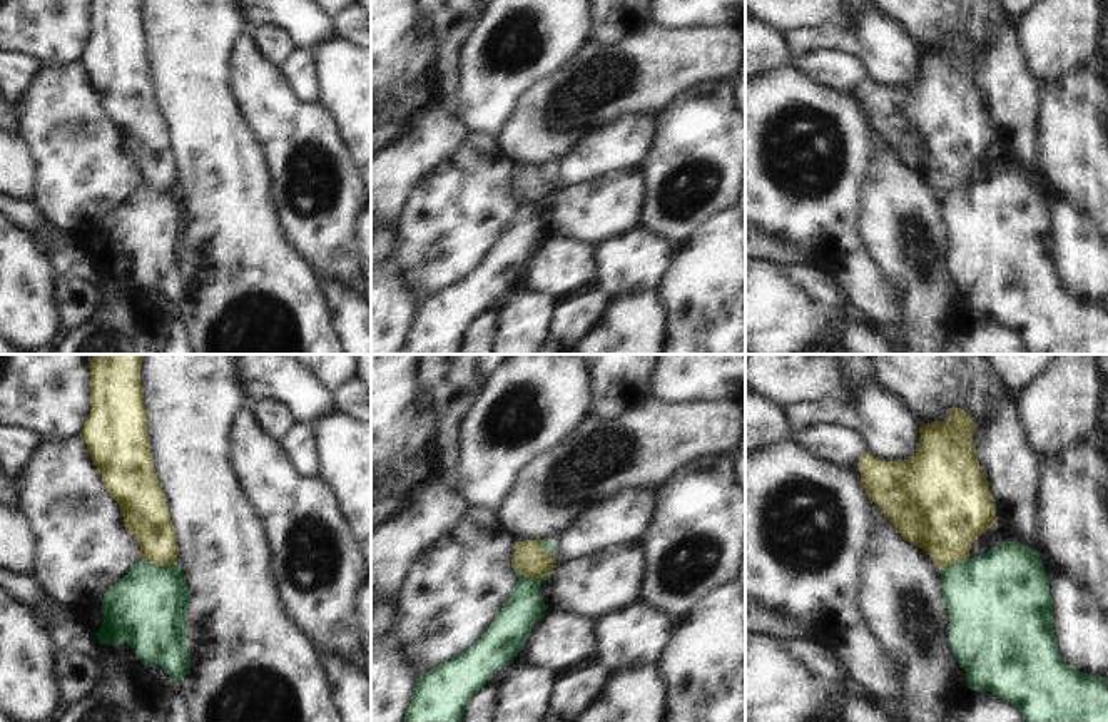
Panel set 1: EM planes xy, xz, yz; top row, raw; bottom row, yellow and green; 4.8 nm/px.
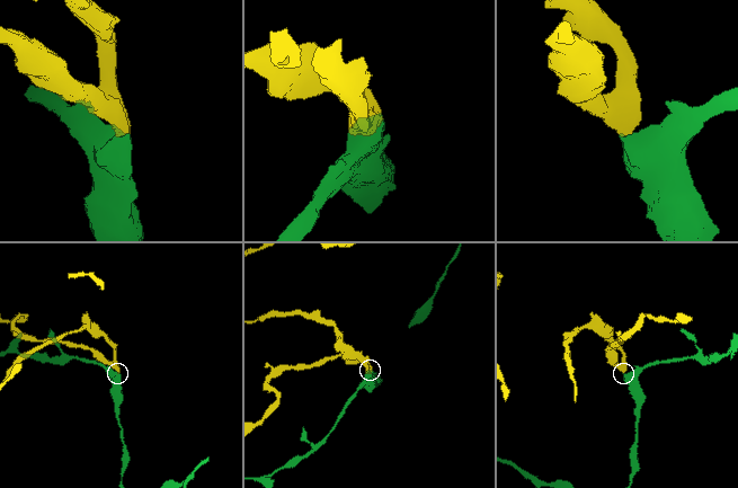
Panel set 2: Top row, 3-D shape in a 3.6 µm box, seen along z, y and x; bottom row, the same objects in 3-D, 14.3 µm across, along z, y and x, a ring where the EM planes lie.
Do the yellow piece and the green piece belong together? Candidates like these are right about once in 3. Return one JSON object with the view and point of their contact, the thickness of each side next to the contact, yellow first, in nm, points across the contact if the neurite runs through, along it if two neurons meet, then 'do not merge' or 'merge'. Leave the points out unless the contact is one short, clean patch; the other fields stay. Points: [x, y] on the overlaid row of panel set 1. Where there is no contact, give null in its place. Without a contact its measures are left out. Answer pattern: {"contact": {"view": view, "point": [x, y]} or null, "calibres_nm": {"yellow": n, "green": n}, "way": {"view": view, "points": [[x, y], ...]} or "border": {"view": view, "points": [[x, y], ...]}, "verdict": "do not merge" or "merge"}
{"contact": {"view": "xz", "point": [530, 577]}, "calibres_nm": {"yellow": 150, "green": 180}, "border": {"view": "xz", "points": [[513, 567], [528, 577], [545, 577], [550, 572]]}, "verdict": "do not merge"}

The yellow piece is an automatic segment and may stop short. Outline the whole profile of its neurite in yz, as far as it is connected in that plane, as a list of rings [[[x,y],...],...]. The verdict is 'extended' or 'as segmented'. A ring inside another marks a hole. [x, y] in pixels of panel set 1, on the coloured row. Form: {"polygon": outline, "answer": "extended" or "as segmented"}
{"polygon": [[[953,408],[948,419],[931,421],[921,426],[919,433],[917,450],[909,460],[882,461],[864,453],[859,458],[861,483],[866,488],[867,498],[882,510],[884,516],[899,530],[901,536],[928,552],[933,563],[941,570],[969,558],[971,545],[998,520],[996,503],[976,458],[976,445],[973,443],[976,425],[968,411]]], "answer": "as segmented"}

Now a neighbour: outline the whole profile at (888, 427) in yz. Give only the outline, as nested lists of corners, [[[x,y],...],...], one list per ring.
[[[877,379],[857,384],[847,401],[856,413],[854,430],[862,435],[867,453],[882,460],[909,460],[921,438],[911,409]]]

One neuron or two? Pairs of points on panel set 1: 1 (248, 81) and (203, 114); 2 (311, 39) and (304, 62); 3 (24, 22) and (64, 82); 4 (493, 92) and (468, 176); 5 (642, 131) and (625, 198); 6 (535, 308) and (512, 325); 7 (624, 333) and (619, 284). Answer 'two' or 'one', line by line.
1: two
2: two
3: two
4: two
5: two
6: one
7: two

